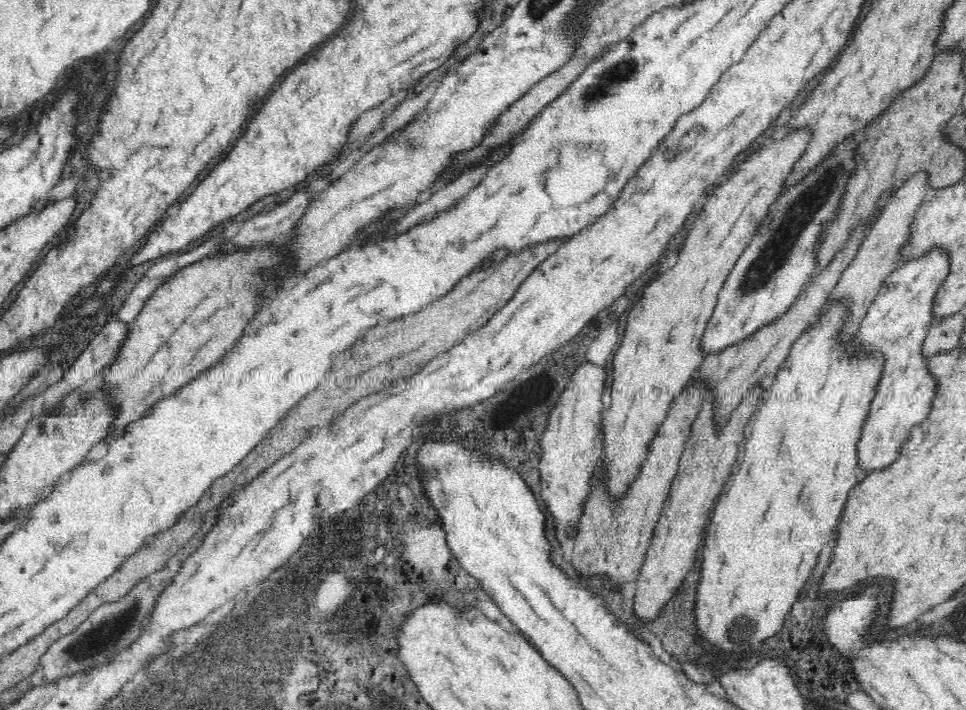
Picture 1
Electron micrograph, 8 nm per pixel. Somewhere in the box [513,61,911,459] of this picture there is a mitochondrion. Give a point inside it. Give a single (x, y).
(798, 215)

